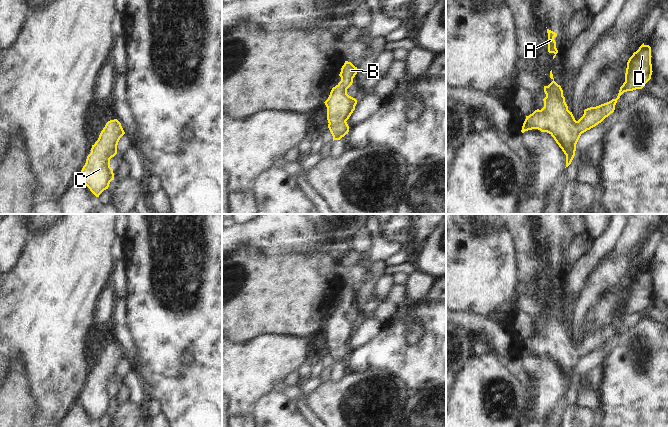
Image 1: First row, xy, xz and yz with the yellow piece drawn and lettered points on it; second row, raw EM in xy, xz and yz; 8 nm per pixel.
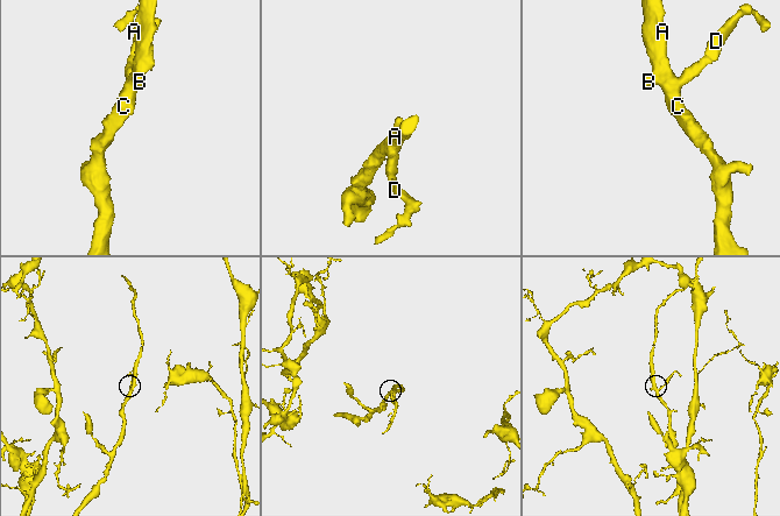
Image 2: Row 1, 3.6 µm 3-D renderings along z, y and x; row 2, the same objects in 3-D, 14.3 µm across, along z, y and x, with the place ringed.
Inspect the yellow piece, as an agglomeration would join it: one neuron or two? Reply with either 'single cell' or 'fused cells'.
single cell

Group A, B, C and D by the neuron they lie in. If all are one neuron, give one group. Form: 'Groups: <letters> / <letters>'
Groups: A B C D

